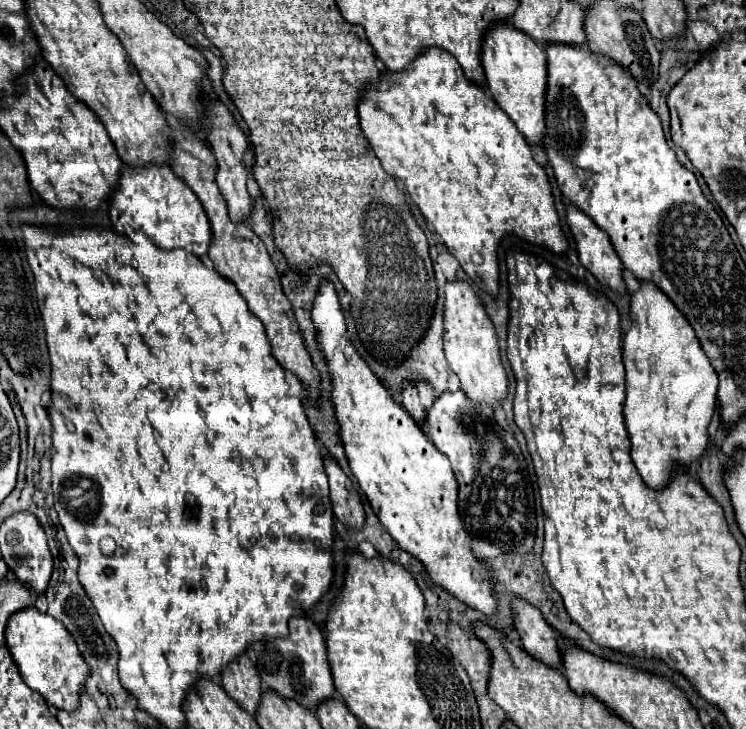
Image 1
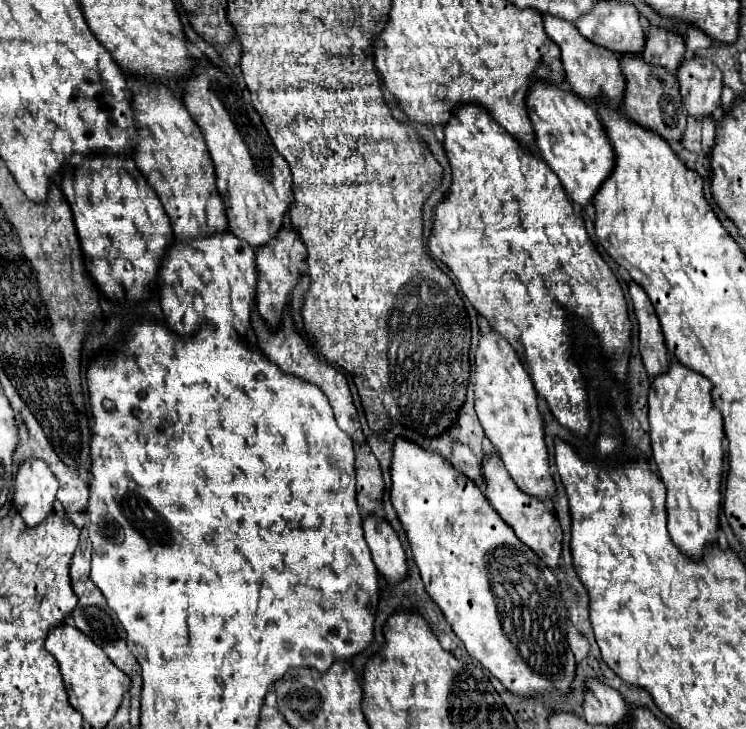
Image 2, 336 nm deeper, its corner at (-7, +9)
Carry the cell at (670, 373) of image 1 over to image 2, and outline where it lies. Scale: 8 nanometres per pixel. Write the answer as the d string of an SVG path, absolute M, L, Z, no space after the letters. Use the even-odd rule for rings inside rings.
M672 360L664 374L650 380L648 392L650 444L652 458L666 486L668 532L676 546L692 558L700 558L704 546L718 540L724 430L722 418L712 406L710 390L712 386L702 374Z

